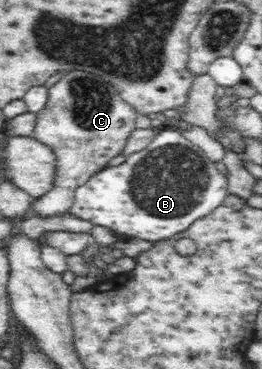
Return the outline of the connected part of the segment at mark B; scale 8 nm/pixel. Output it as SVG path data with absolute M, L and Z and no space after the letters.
M165 126L160 129L158 133L156 133L152 142L150 142L144 150L139 150L138 152L134 152L134 154L130 154L130 156L127 156L125 162L122 162L122 164L104 167L102 170L99 170L96 174L94 174L93 177L90 177L86 181L86 184L79 186L75 190L74 200L71 204L69 212L82 220L90 221L94 225L106 226L106 228L110 228L110 230L114 231L116 234L122 234L128 238L140 238L144 241L152 243L160 242L160 240L164 242L173 241L194 221L212 213L217 206L220 206L225 201L226 195L228 194L228 179L226 176L217 171L213 164L214 163L209 158L206 158L204 150L202 150L200 146L196 146L196 144L190 142L187 138L184 138L184 136L180 134L180 130L176 130L174 127Z

